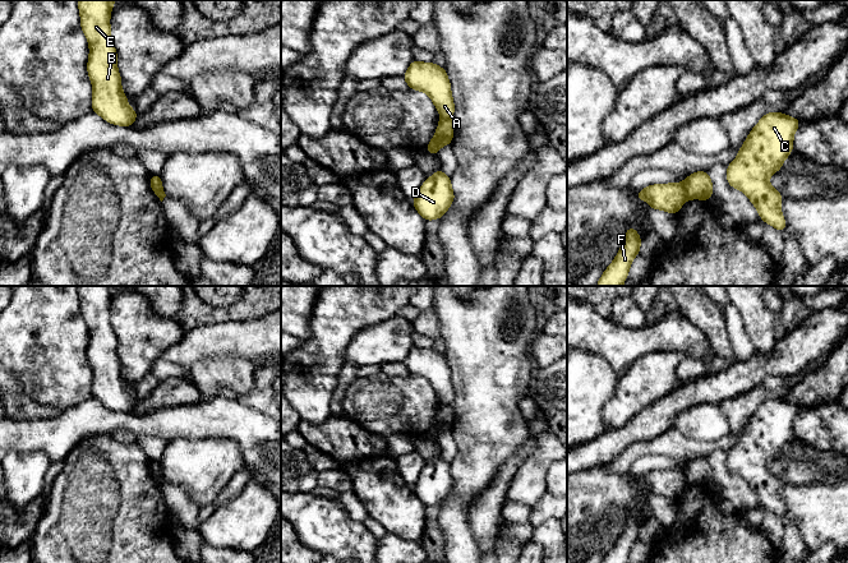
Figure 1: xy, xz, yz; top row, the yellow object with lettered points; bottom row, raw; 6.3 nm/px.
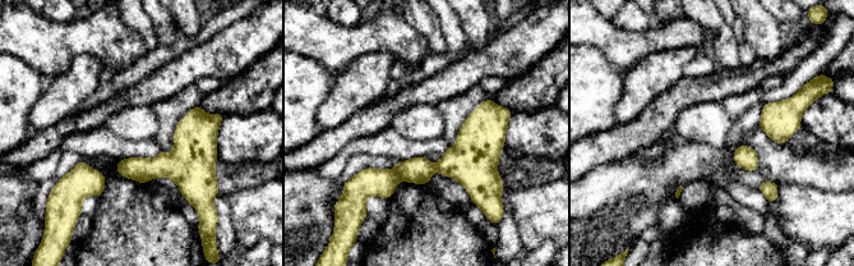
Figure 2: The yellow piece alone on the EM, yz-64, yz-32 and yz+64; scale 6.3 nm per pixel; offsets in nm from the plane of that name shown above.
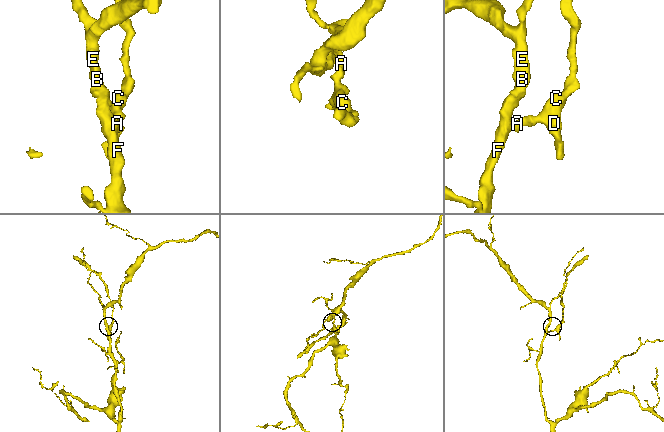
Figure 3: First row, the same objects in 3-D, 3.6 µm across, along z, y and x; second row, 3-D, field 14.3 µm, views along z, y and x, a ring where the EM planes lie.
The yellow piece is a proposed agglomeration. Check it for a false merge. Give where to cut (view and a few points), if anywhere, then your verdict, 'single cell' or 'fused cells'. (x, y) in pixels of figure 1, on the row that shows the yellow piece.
yz (682, 185), (687, 198) | fused cells

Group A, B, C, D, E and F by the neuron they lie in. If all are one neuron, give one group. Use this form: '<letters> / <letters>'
A B E F / C D

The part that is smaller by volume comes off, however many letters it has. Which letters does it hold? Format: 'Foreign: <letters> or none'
Foreign: C, D

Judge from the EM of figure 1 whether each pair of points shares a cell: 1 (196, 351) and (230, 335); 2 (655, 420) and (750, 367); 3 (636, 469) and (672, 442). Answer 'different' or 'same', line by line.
1: same
2: same
3: different

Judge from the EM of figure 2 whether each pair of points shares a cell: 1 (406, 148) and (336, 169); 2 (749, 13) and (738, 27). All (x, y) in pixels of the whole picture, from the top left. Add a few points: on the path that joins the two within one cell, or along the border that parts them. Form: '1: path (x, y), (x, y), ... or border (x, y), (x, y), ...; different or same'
1: path (387, 146), (355, 146), (350, 150); same
2: border (737, 15), (743, 23), (744, 40), (753, 49); different

